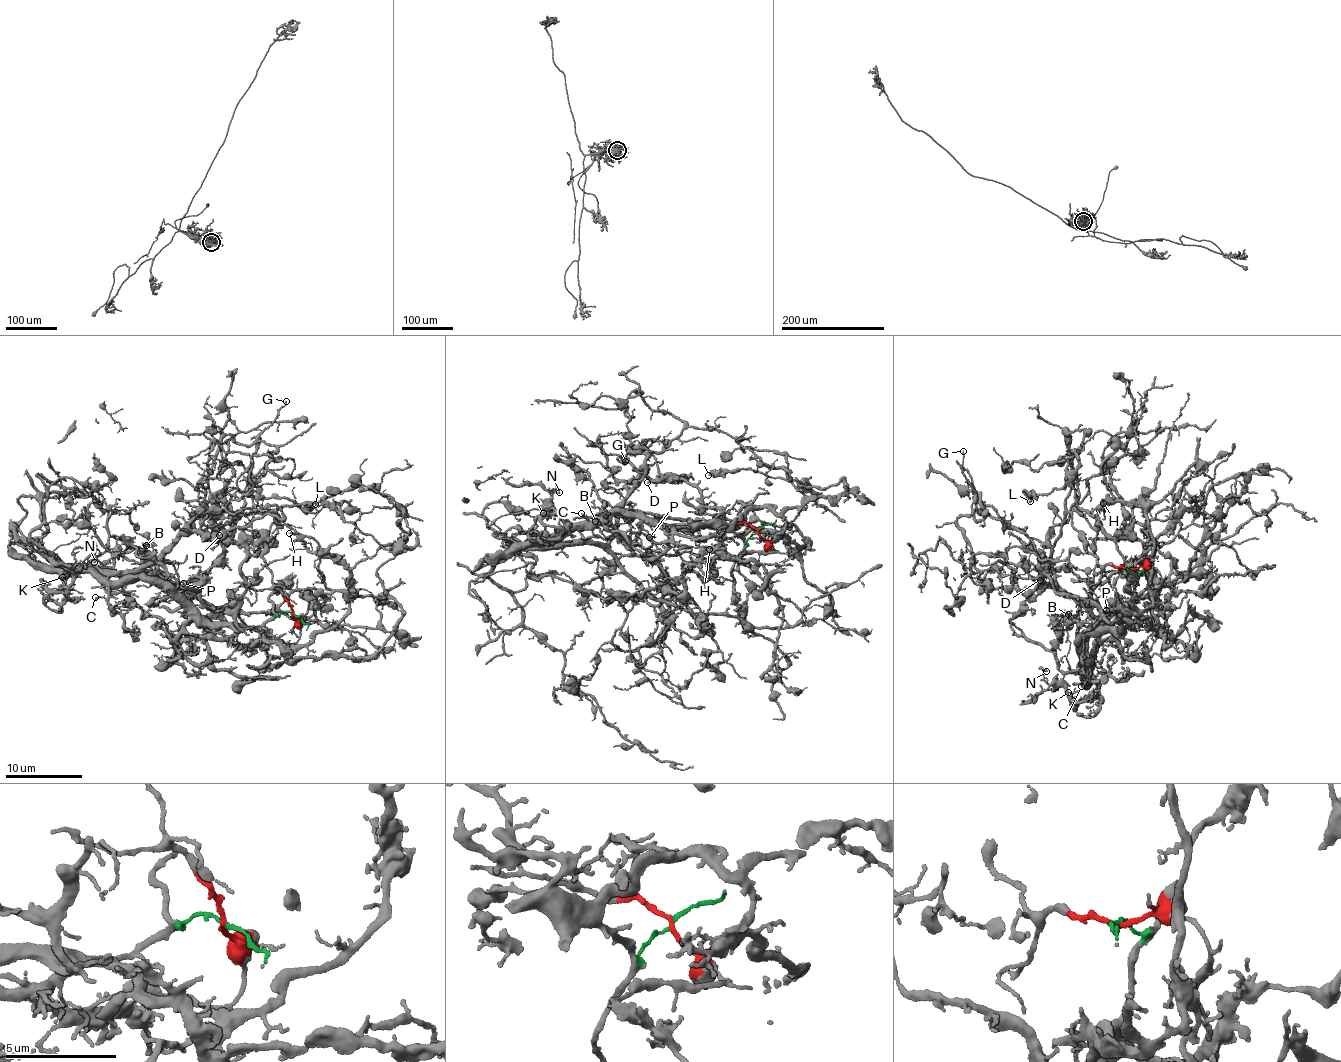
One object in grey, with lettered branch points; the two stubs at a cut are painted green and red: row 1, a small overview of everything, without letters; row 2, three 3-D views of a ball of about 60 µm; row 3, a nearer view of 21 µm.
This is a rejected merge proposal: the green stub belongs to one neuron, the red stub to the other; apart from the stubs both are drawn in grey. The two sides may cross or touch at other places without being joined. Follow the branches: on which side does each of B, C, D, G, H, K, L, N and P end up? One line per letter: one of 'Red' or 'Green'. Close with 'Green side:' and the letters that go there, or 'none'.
B: Green
C: Green
D: Green
G: Green
H: Green
K: Green
L: Green
N: Green
P: Green
Green side: B, C, D, G, H, K, L, N, P

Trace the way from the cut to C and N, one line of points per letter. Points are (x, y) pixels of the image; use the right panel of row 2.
C: (1129, 569), (1138, 575), (1118, 627), (1088, 635), (1076, 648), (1086, 679), (1081, 686)
N: (1129, 569), (1138, 575), (1118, 627), (1076, 646), (1096, 693), (1076, 701), (1047, 682), (1040, 668), (1046, 672)

